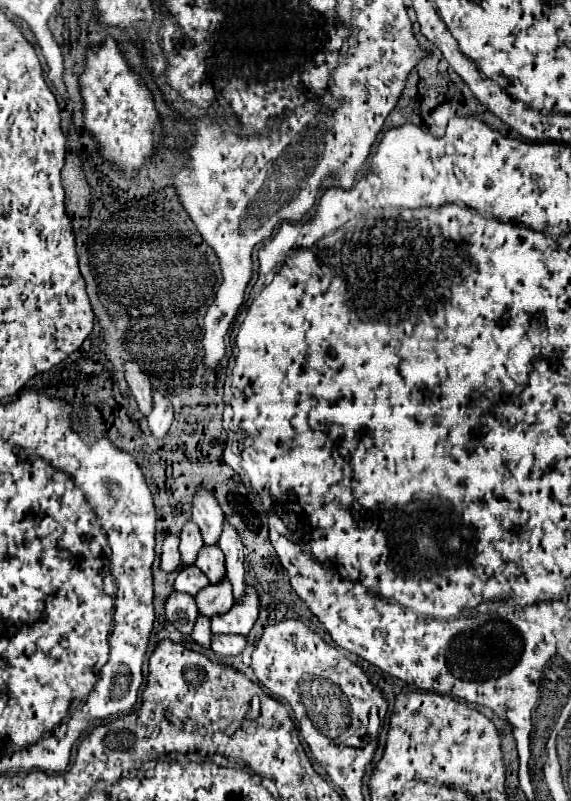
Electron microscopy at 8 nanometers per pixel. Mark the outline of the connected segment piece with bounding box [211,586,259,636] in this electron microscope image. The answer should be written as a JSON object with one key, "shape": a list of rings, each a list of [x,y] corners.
{"shape":[[[247,586],[247,594],[241,604],[235,604],[229,612],[211,618],[213,634],[241,634],[247,636],[259,614],[259,596],[253,586]]]}

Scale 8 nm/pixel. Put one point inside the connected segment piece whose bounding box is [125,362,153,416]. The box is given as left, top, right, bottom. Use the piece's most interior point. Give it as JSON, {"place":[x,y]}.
{"place":[139,383]}

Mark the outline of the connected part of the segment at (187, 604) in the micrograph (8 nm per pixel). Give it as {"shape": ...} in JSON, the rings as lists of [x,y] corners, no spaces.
{"shape":[[[173,592],[169,596],[169,600],[165,604],[165,614],[167,614],[167,620],[185,636],[189,636],[193,632],[193,624],[199,616],[193,596],[179,594],[179,592]]]}

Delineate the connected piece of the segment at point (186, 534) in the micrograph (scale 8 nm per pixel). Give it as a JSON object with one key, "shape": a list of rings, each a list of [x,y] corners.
{"shape":[[[187,522],[183,526],[183,532],[181,532],[181,546],[179,546],[179,550],[181,550],[181,564],[183,566],[195,564],[197,554],[199,554],[201,548],[203,548],[203,540],[201,540],[201,532],[199,532],[197,524]]]}

